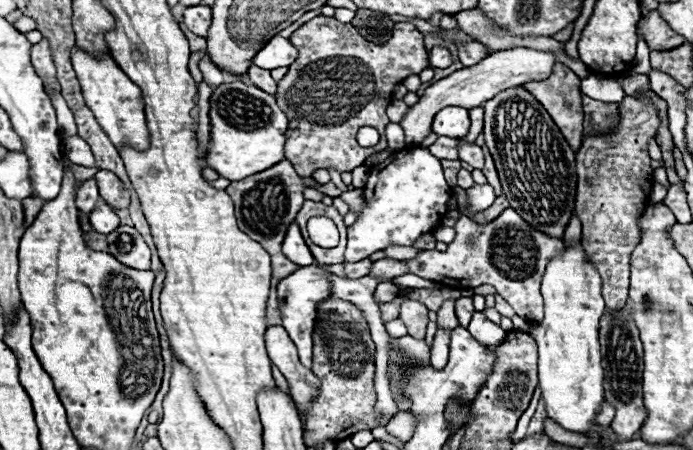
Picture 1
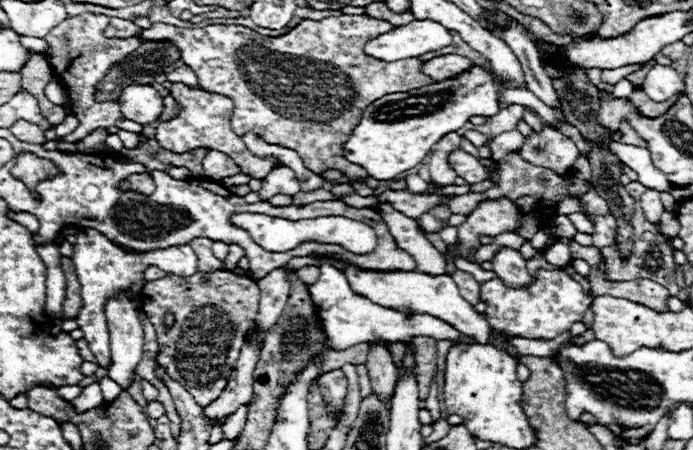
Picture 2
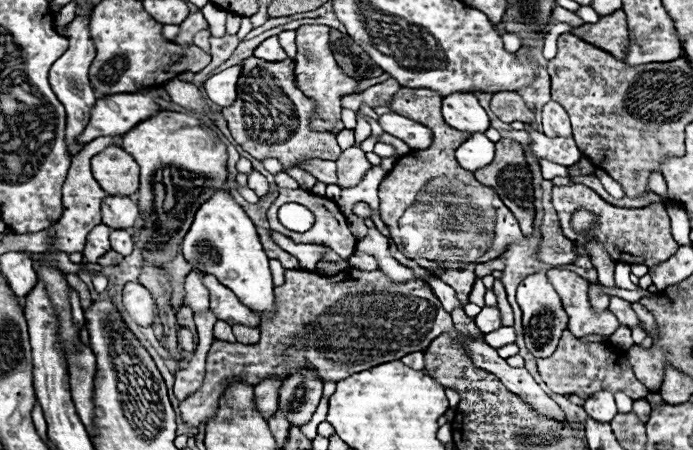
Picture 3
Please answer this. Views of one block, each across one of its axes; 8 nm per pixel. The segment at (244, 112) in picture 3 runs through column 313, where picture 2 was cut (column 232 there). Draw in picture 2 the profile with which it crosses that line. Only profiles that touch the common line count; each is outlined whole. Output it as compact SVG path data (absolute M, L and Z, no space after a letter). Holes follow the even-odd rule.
M180 82L172 84L170 94L178 102L180 112L178 112L178 116L170 118L168 122L160 122L156 128L156 140L166 150L184 152L184 150L192 150L192 148L200 148L200 146L204 146L208 150L220 150L220 152L228 154L242 168L244 174L250 174L252 178L258 178L258 180L264 178L276 164L280 164L274 156L268 156L268 158L254 156L244 146L242 138L232 132L230 120L232 120L232 112L234 112L234 102L230 98L206 92L202 88L188 88L186 84L180 84Z

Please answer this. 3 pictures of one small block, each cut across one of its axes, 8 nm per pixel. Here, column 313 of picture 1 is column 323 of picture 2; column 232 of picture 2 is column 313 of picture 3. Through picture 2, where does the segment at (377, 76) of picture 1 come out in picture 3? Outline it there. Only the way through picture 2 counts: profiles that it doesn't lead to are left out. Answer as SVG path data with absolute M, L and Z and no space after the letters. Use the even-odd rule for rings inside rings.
M300 26L296 30L296 44L298 44L298 54L294 58L294 76L296 76L296 86L316 102L316 118L310 120L312 130L326 130L338 134L344 124L340 120L340 110L342 110L342 98L348 94L358 94L356 88L360 86L358 80L346 76L342 68L336 64L334 54L328 44L328 26Z

